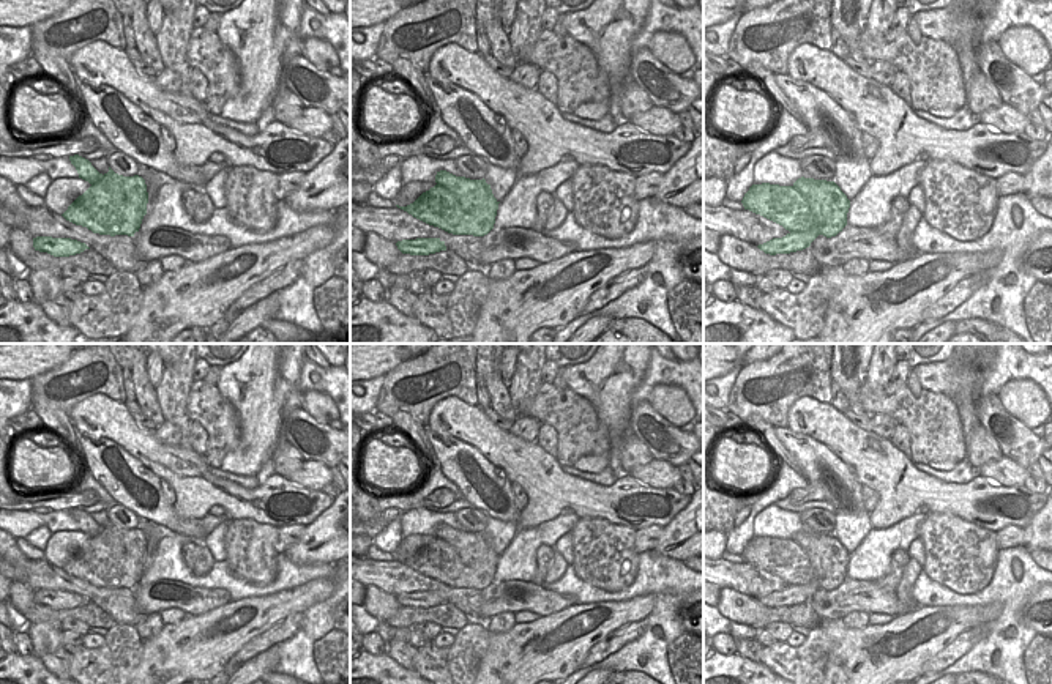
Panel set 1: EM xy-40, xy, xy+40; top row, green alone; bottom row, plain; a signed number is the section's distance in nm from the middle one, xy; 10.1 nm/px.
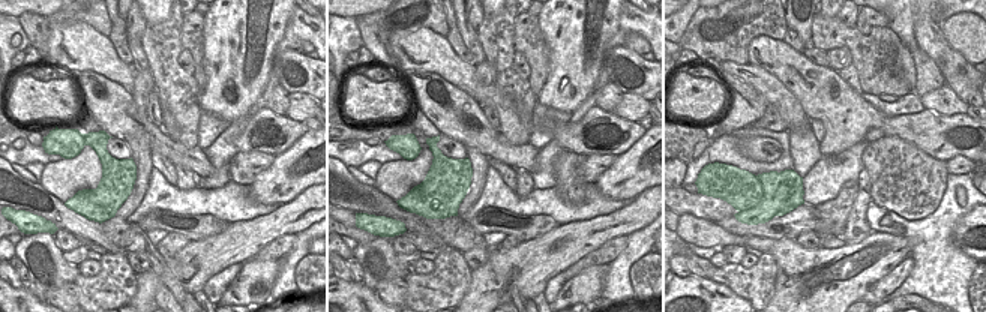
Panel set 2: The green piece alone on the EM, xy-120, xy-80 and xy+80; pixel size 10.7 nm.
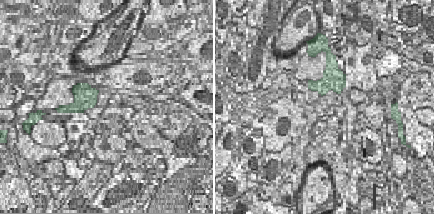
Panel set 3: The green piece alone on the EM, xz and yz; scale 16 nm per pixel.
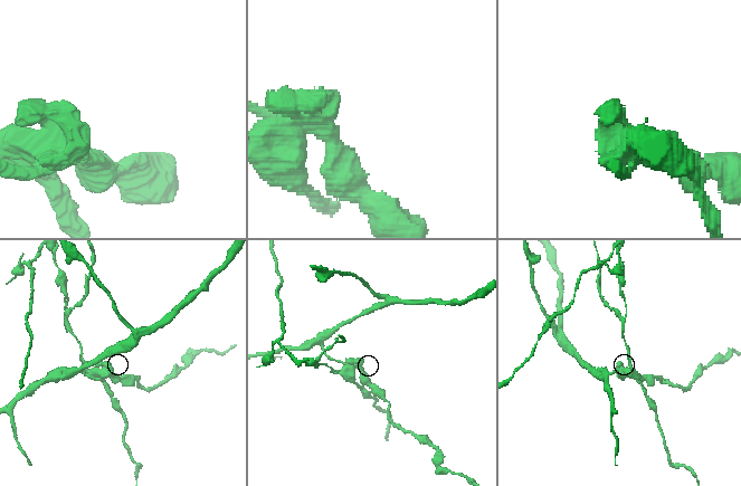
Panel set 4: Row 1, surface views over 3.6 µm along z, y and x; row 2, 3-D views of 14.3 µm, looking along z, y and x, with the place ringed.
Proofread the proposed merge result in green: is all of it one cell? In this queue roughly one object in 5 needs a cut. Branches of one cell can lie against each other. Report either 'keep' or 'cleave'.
cleave

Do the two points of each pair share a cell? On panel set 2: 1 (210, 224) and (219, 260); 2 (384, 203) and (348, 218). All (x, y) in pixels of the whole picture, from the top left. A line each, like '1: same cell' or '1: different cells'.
1: different cells
2: different cells

